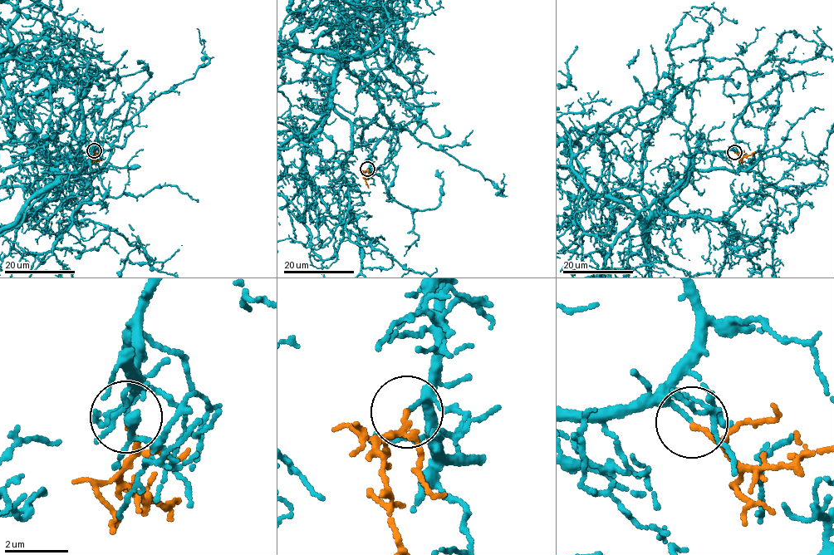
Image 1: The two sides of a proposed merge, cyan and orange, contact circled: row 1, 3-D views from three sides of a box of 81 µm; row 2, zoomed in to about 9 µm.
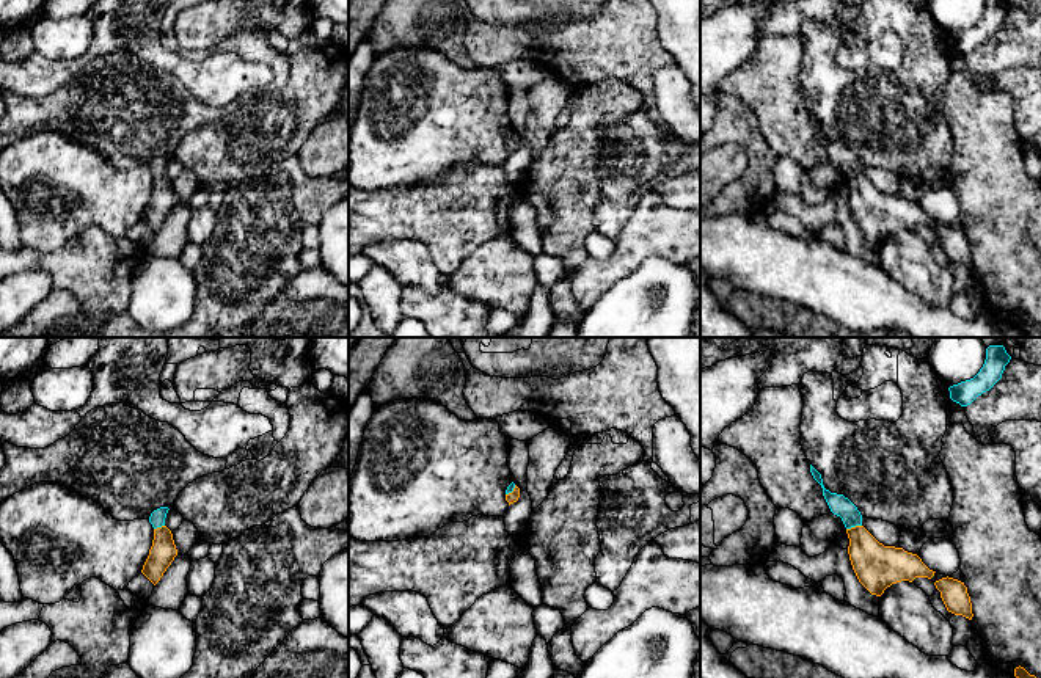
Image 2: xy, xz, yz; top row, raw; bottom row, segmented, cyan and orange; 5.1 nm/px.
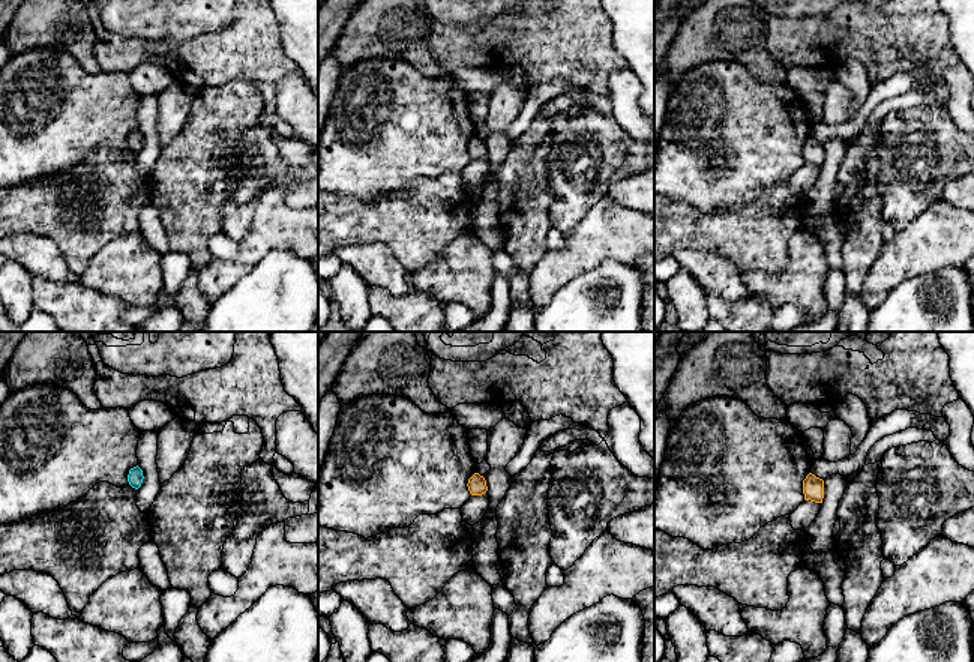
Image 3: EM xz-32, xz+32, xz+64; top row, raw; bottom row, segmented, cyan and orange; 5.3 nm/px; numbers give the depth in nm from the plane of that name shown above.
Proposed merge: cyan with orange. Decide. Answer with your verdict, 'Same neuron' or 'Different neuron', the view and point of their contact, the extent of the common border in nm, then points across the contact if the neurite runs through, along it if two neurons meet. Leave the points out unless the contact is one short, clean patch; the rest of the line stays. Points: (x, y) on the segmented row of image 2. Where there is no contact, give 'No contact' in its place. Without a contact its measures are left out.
Same neuron. Touches cyan at yz (853, 526). Shared border 80 nm. Path across: yz (840, 506), (851, 517), (853, 526), (867, 556), (876, 567)

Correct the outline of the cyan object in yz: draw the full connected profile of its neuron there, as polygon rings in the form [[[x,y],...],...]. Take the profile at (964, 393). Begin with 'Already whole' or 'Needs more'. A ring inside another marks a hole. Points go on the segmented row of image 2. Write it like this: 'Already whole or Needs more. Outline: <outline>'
Already whole. Outline: [[[989,345],[980,372],[966,381],[948,388],[950,399],[961,406],[970,405],[978,396],[989,391],[1000,378],[1011,356],[1003,345]]]

